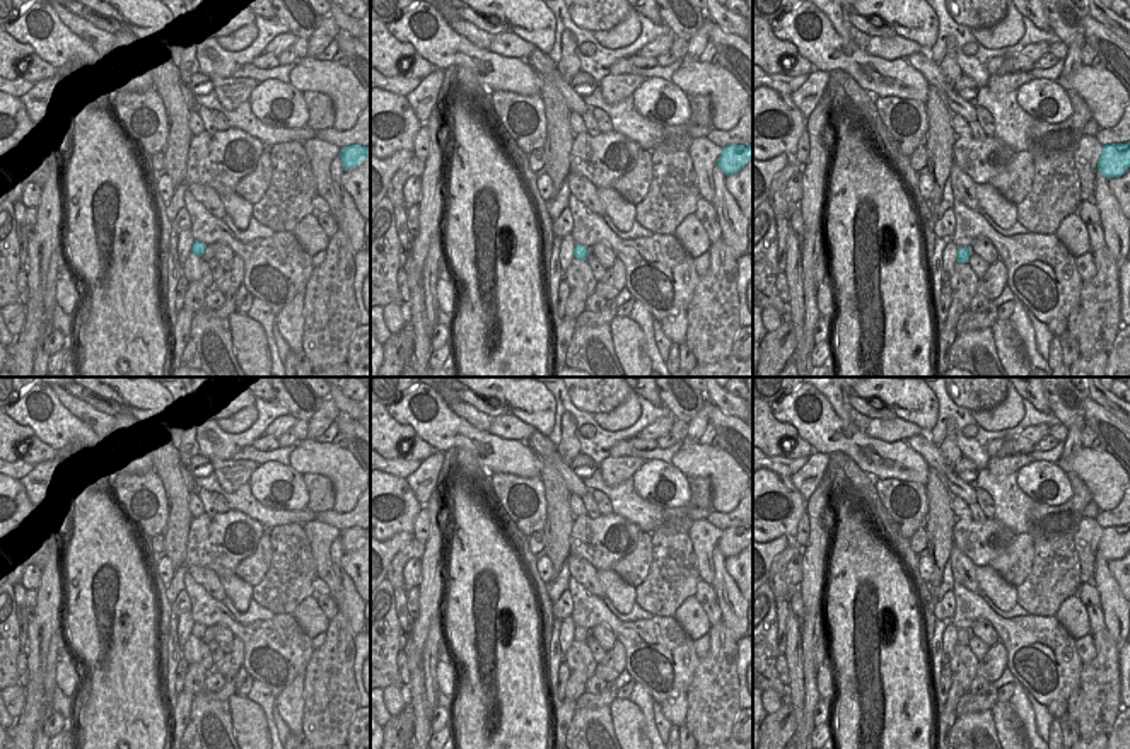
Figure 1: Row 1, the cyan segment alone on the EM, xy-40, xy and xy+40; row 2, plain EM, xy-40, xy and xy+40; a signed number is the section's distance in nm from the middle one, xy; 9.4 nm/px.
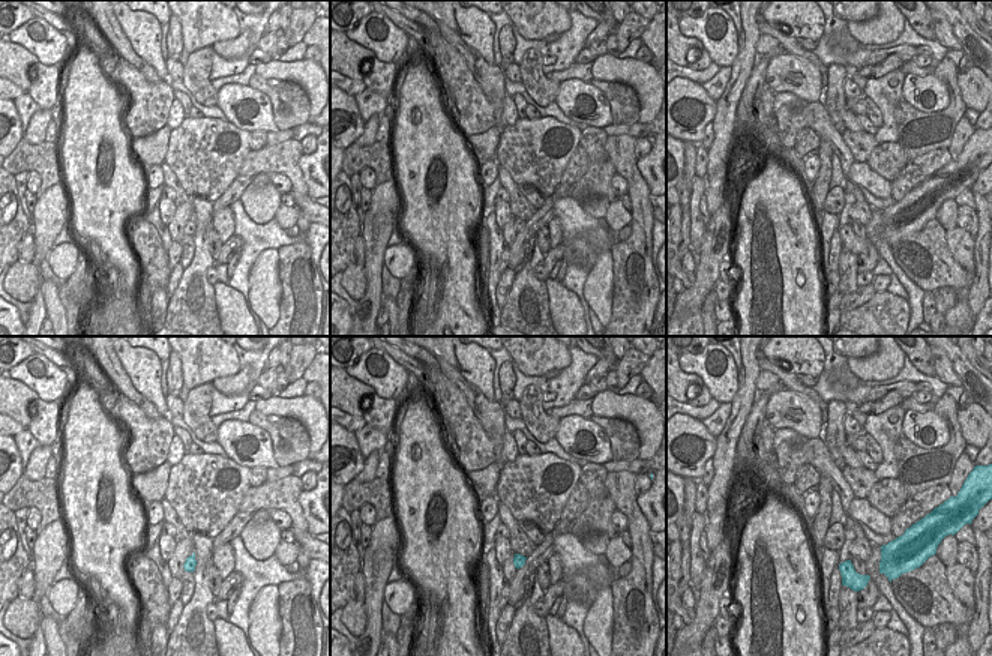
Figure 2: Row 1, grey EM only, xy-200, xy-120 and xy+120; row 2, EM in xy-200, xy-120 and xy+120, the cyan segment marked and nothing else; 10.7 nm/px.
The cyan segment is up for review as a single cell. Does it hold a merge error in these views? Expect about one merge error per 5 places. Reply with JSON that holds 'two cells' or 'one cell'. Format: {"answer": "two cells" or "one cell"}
{"answer": "one cell"}

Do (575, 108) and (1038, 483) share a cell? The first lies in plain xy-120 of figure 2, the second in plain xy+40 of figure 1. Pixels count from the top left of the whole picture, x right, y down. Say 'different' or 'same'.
same

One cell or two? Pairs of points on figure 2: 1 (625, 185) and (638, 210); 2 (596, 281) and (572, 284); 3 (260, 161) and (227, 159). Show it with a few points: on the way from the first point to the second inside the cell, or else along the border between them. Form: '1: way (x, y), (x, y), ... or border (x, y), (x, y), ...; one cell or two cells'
1: border (631, 168), (635, 186), (634, 206); two cells
2: border (589, 272), (584, 281), (584, 300), (587, 306); two cells
3: border (251, 150), (237, 174); two cells

